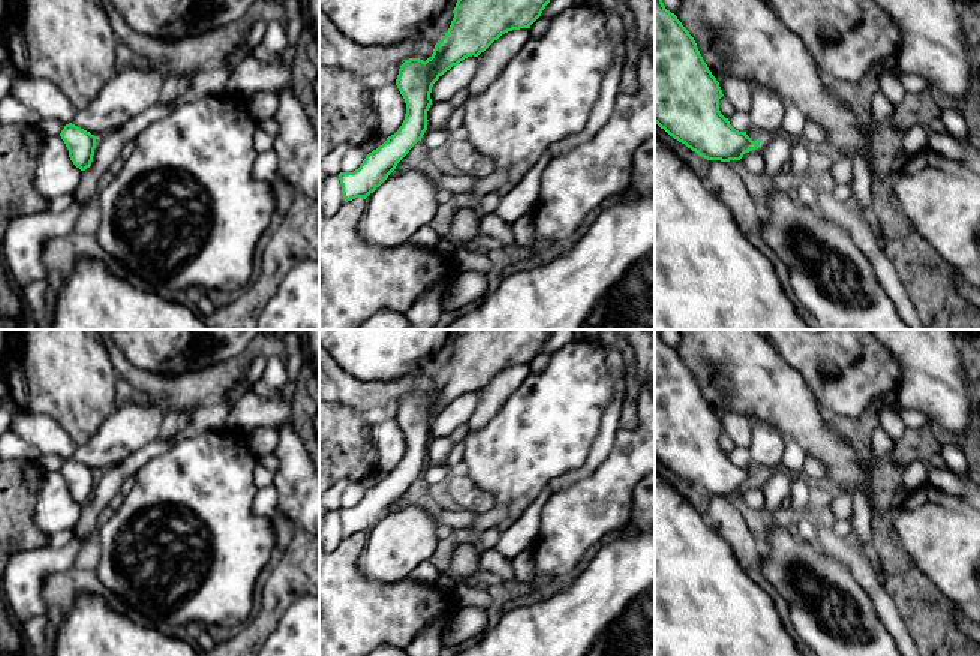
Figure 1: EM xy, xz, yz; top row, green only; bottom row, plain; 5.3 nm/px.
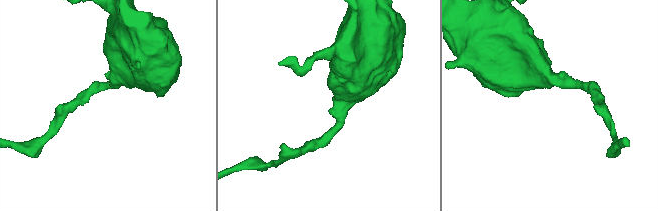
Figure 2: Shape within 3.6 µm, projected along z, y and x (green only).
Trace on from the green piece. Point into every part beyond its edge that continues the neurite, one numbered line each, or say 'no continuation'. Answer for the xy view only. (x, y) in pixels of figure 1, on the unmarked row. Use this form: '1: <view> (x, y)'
no continuation

